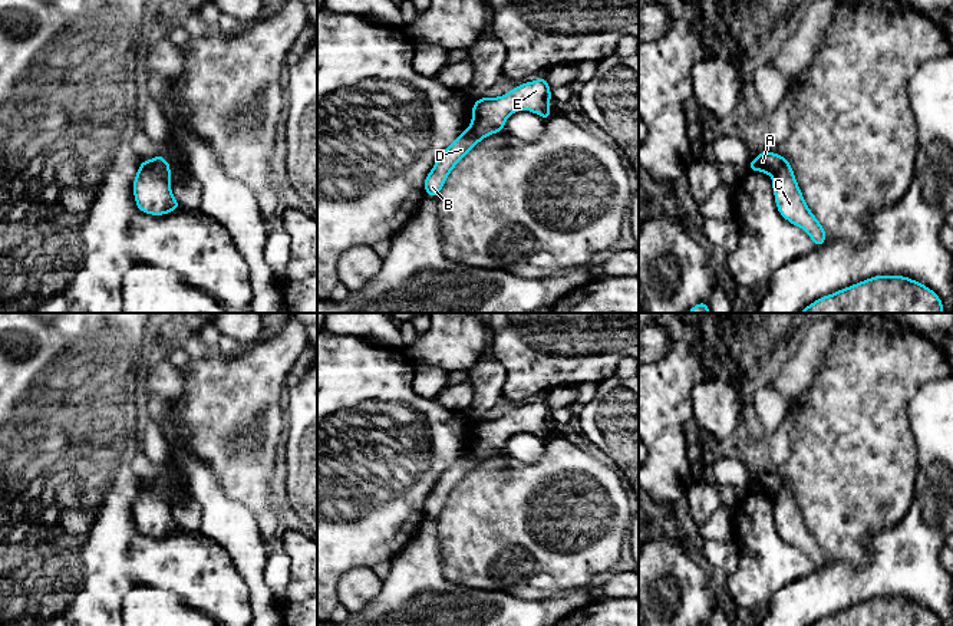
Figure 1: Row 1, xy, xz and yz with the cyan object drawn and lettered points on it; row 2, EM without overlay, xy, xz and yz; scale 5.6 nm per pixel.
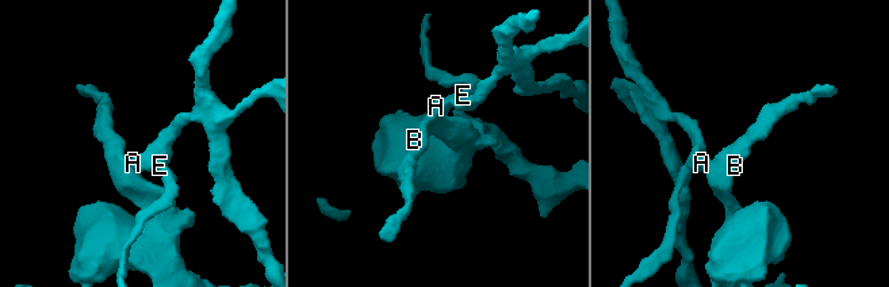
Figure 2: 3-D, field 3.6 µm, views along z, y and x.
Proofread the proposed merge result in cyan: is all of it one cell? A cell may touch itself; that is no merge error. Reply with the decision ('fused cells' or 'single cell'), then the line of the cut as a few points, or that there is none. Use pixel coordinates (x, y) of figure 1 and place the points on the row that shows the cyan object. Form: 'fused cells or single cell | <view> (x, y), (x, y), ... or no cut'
fused cells | xy (152, 160), (168, 175)

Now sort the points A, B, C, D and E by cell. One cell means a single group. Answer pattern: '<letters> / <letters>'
A E / B C D

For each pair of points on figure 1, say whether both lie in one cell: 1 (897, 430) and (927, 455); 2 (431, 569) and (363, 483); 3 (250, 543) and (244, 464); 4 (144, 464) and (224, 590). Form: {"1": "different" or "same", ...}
{"1": "different", "2": "different", "3": "different", "4": "different"}

